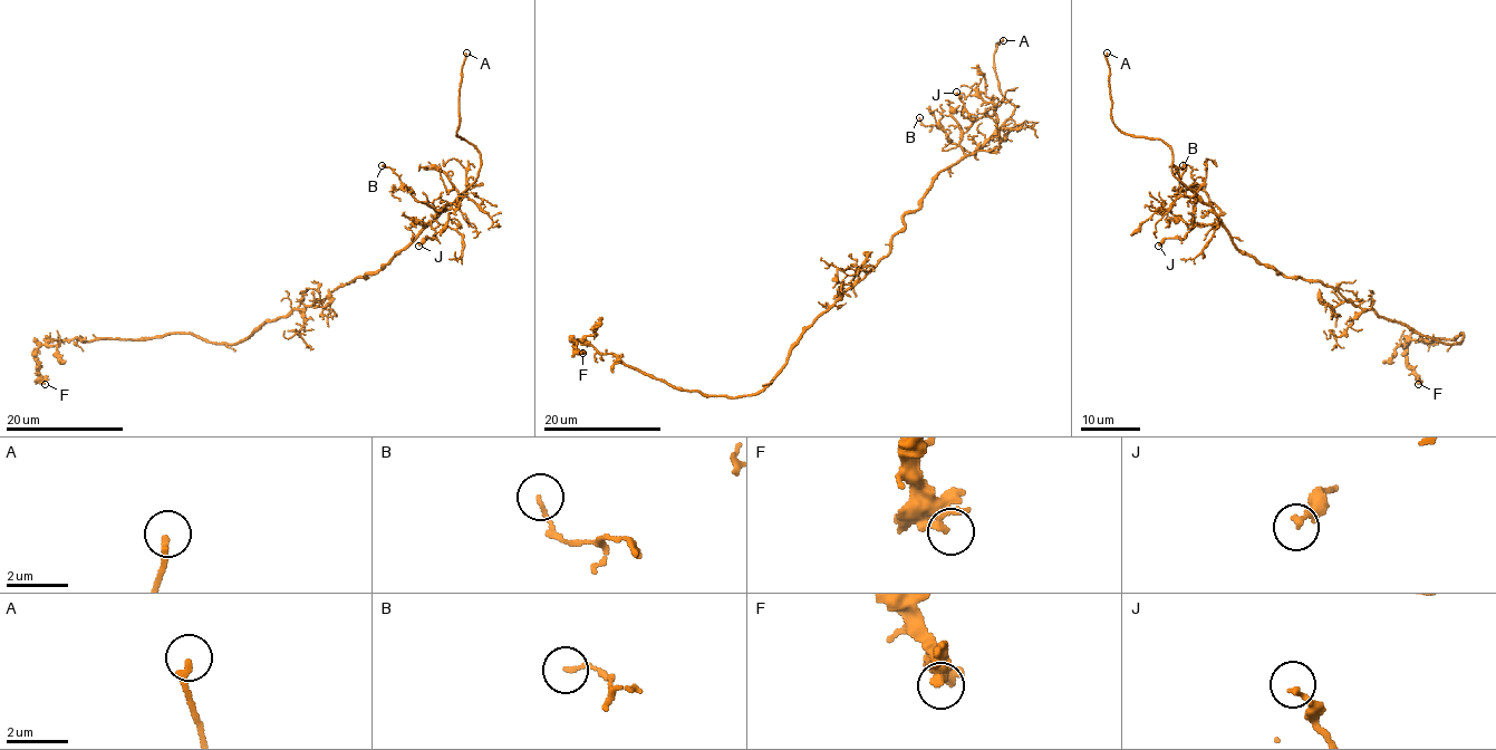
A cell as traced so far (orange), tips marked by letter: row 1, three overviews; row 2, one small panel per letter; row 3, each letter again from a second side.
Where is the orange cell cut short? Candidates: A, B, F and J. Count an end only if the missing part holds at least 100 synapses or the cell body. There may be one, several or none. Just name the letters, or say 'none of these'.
A

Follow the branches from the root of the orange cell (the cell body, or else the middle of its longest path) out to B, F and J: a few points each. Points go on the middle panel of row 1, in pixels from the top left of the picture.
B: (872, 269), (930, 182), (975, 154), (919, 117)
F: (872, 269), (818, 317), (787, 364), (754, 394), (676, 390), (573, 340), (582, 353)
J: (872, 269), (930, 182), (963, 155), (961, 136), (972, 119), (956, 92)

